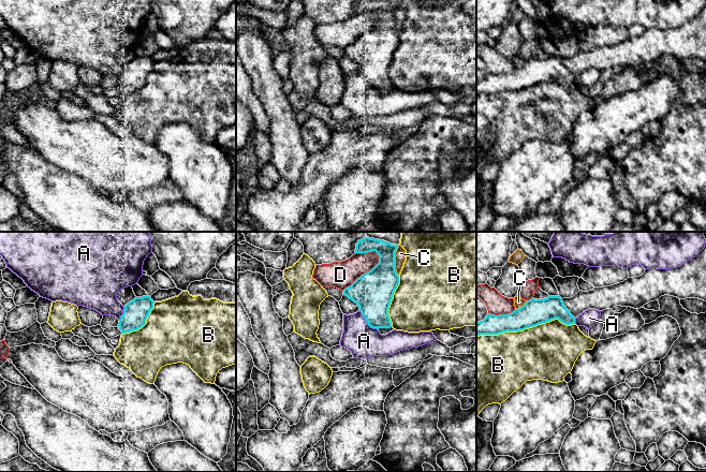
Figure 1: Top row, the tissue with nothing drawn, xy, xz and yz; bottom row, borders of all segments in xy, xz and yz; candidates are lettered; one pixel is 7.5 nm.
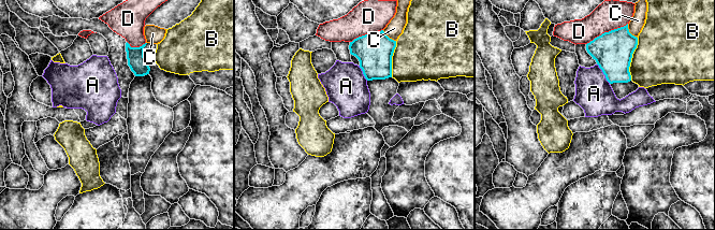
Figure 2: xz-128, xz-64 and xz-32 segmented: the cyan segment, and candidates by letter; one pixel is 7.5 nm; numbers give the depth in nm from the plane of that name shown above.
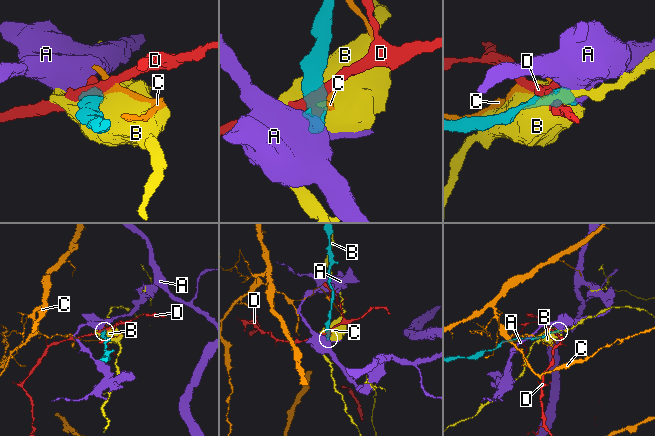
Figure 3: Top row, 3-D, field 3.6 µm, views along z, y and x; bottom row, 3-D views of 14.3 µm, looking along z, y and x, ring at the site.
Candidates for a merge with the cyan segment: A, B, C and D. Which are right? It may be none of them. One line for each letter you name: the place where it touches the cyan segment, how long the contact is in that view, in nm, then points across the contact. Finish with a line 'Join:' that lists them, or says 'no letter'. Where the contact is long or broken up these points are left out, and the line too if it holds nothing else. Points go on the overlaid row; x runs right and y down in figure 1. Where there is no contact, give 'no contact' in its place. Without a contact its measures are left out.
Join: no letter

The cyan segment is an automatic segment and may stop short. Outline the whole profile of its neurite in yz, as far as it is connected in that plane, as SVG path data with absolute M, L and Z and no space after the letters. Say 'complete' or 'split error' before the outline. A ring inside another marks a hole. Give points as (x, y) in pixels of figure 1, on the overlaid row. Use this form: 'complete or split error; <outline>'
split error; M706 246L695 257L677 268L650 268L639 277L589 292L579 291L571 298L531 298L511 313L488 313L483 321L476 322L476 336L524 330L555 319L571 325L588 309L603 311L616 306L639 309L664 295L706 301Z

